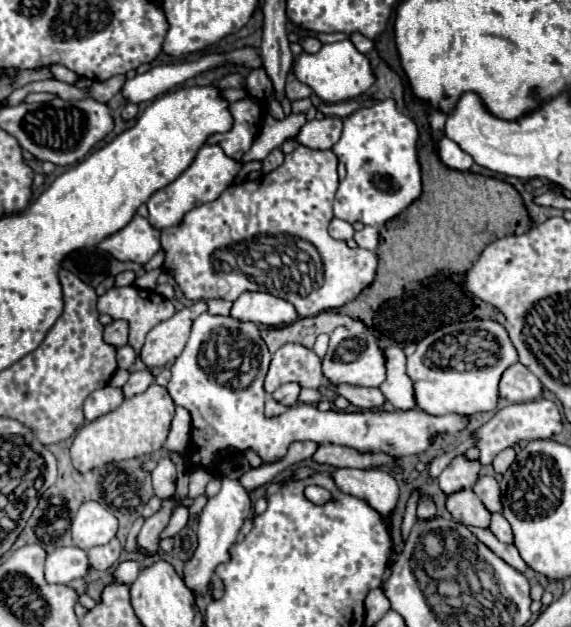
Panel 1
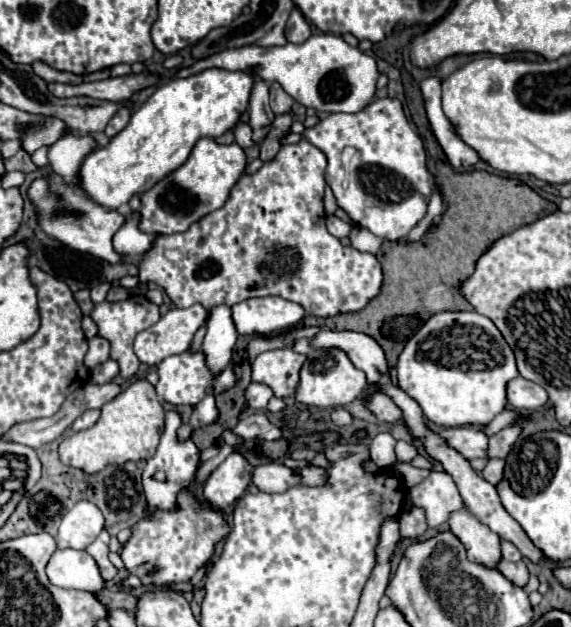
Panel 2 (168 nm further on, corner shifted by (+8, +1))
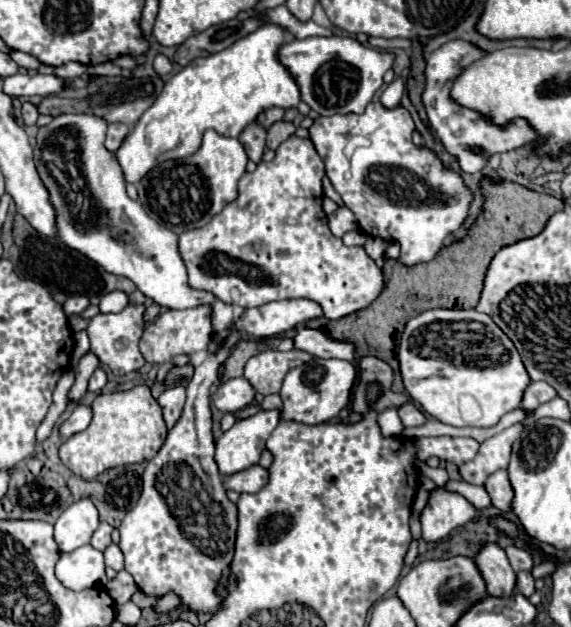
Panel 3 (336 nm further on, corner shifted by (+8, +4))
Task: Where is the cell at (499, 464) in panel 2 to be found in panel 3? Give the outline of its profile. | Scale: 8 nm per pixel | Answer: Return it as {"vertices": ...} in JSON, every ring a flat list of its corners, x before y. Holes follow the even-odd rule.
{"vertices":[[506,470,494,472,488,480,486,480,486,492,492,498,494,508,498,508,502,514,510,514,512,512,512,498,514,498,514,490,510,486,508,474]]}

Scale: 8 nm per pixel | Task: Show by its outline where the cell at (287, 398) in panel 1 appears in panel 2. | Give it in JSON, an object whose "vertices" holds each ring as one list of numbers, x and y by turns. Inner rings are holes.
{"vertices":[[250,383,246,389,246,401,252,411,264,411,272,397,274,391,270,387,264,387,262,383]]}

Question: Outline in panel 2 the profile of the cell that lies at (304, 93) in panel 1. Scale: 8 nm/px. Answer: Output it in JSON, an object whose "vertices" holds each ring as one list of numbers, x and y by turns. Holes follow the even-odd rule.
{"vertices":[[278,83,270,85,270,99,272,99,274,113,286,113,294,105,294,99]]}

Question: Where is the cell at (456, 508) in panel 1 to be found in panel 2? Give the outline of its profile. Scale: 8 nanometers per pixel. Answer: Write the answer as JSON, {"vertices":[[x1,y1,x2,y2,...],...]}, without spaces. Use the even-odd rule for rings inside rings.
{"vertices":[[466,507,450,513,450,531,466,545,468,559,486,567,496,567,500,561,500,537]]}

